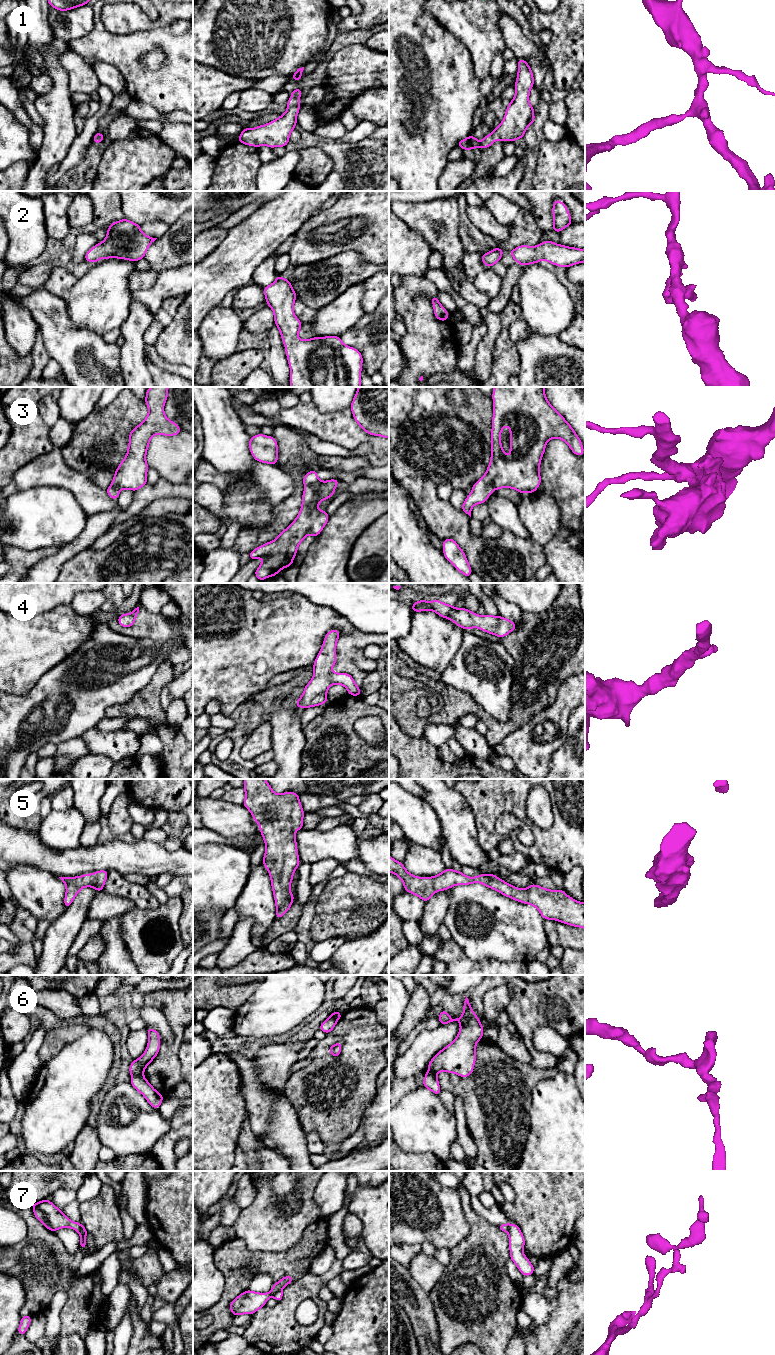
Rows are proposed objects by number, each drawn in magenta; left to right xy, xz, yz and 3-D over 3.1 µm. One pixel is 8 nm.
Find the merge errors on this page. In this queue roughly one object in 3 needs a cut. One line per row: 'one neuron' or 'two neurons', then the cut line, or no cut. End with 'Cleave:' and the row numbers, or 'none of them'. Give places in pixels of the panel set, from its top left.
1: one neuron; cut none
2: one neuron; cut none
3: one neuron; cut none
4: one neuron; cut none
5: one neuron; cut none
6: two neurons; cut xy (142, 1073), (132, 1077)
7: two neurons; cut xz (280, 1289), (273, 1296)
Cleave: 6, 7

